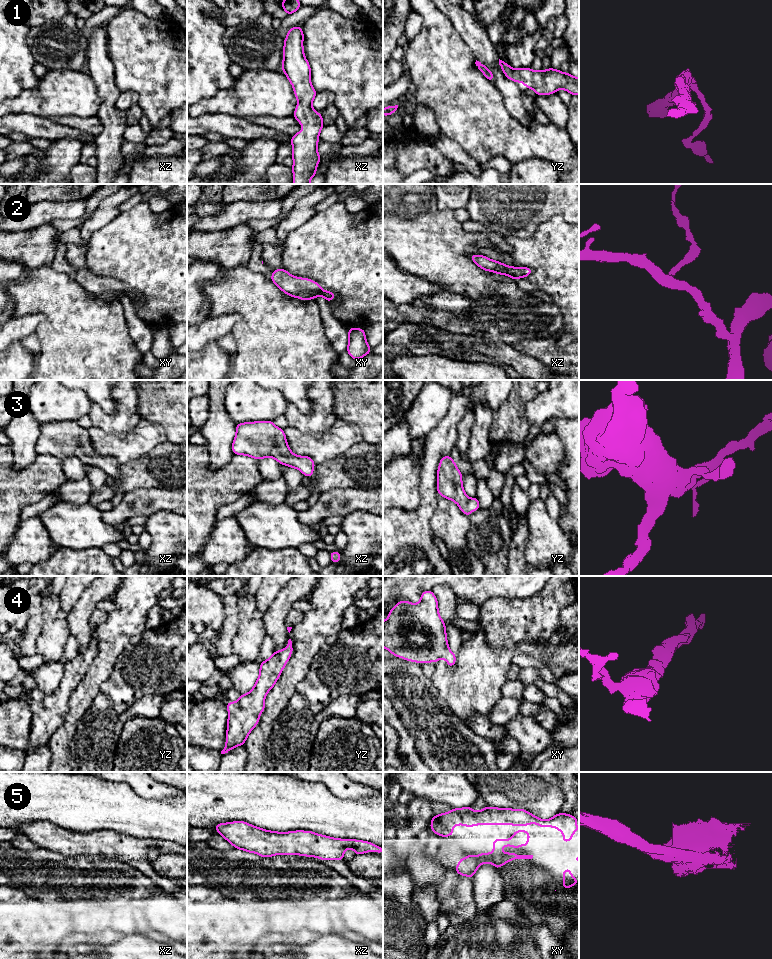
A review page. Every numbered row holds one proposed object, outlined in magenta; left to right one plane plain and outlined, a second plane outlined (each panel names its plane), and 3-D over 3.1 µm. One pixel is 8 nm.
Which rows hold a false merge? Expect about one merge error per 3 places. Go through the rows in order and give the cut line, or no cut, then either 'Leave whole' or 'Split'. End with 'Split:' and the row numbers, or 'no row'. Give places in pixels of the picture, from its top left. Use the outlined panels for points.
1: No split. Leave whole
2: No split. Leave whole
3: No split. Leave whole
4: No split. Leave whole
5: No split. Leave whole
Split: no row

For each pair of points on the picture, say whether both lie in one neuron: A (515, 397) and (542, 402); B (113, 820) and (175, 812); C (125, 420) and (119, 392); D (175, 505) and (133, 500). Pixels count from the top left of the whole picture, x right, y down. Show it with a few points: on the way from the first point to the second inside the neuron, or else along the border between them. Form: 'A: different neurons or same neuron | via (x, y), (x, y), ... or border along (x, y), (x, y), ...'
A: different neurons | border along (538, 392), (525, 406), (523, 417), (530, 424)
B: same neuron | via (128, 818), (160, 818)
C: same neuron | via (125, 413), (125, 399)
D: same neuron | via (165, 500), (143, 500)

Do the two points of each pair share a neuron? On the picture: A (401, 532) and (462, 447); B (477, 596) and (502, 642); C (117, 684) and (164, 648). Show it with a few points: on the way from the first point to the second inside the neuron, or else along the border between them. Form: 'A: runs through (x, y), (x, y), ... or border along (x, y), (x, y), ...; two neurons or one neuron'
A: border along (459, 423), (455, 446); two neurons
B: border along (505, 598), (490, 598), (480, 606); two neurons
C: runs through (129, 672), (141, 658), (152, 656); one neuron

